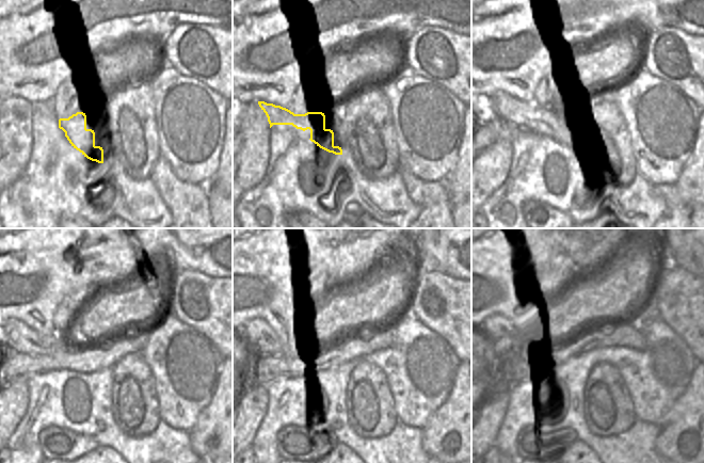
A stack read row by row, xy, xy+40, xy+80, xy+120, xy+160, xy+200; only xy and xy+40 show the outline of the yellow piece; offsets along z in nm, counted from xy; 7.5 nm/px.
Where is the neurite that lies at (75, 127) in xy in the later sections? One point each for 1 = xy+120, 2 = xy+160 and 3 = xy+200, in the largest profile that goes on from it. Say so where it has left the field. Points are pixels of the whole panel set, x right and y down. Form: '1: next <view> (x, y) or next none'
1: next xy+120 (21, 338)
2: next xy+160 (262, 340)
3: next xy+200 (498, 329)

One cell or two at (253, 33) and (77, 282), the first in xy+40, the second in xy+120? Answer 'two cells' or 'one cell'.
one cell

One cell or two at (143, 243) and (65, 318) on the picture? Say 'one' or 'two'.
two

